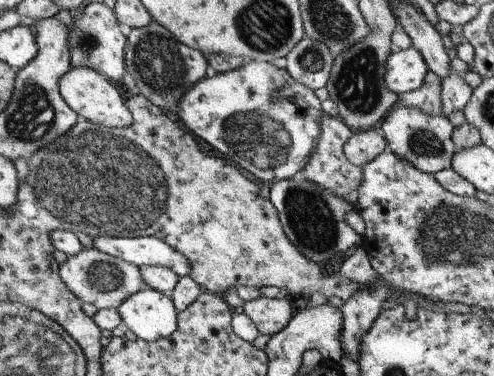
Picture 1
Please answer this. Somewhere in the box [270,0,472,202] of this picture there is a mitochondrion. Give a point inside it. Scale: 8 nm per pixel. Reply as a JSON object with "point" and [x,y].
{"point":[356,83]}

